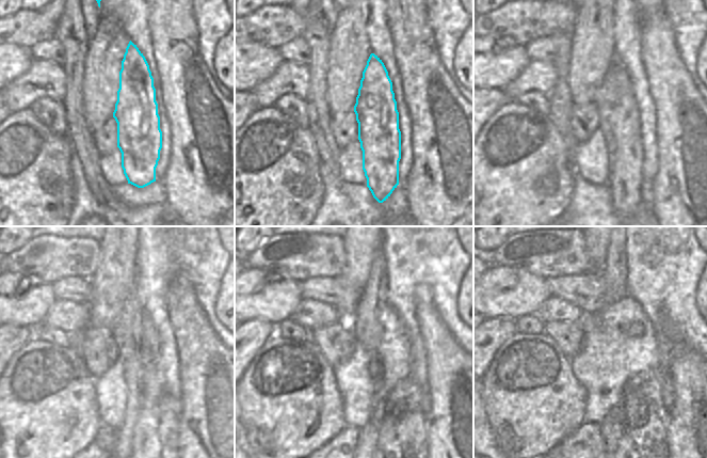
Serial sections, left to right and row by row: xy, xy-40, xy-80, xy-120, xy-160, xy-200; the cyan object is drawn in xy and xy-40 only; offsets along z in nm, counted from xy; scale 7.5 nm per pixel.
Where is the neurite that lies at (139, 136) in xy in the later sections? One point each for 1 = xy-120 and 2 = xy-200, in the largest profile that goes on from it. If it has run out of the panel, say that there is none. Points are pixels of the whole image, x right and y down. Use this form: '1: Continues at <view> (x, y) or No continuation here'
1: Continues at xy-120 (145, 443)
2: Continues at xy-200 (625, 443).

